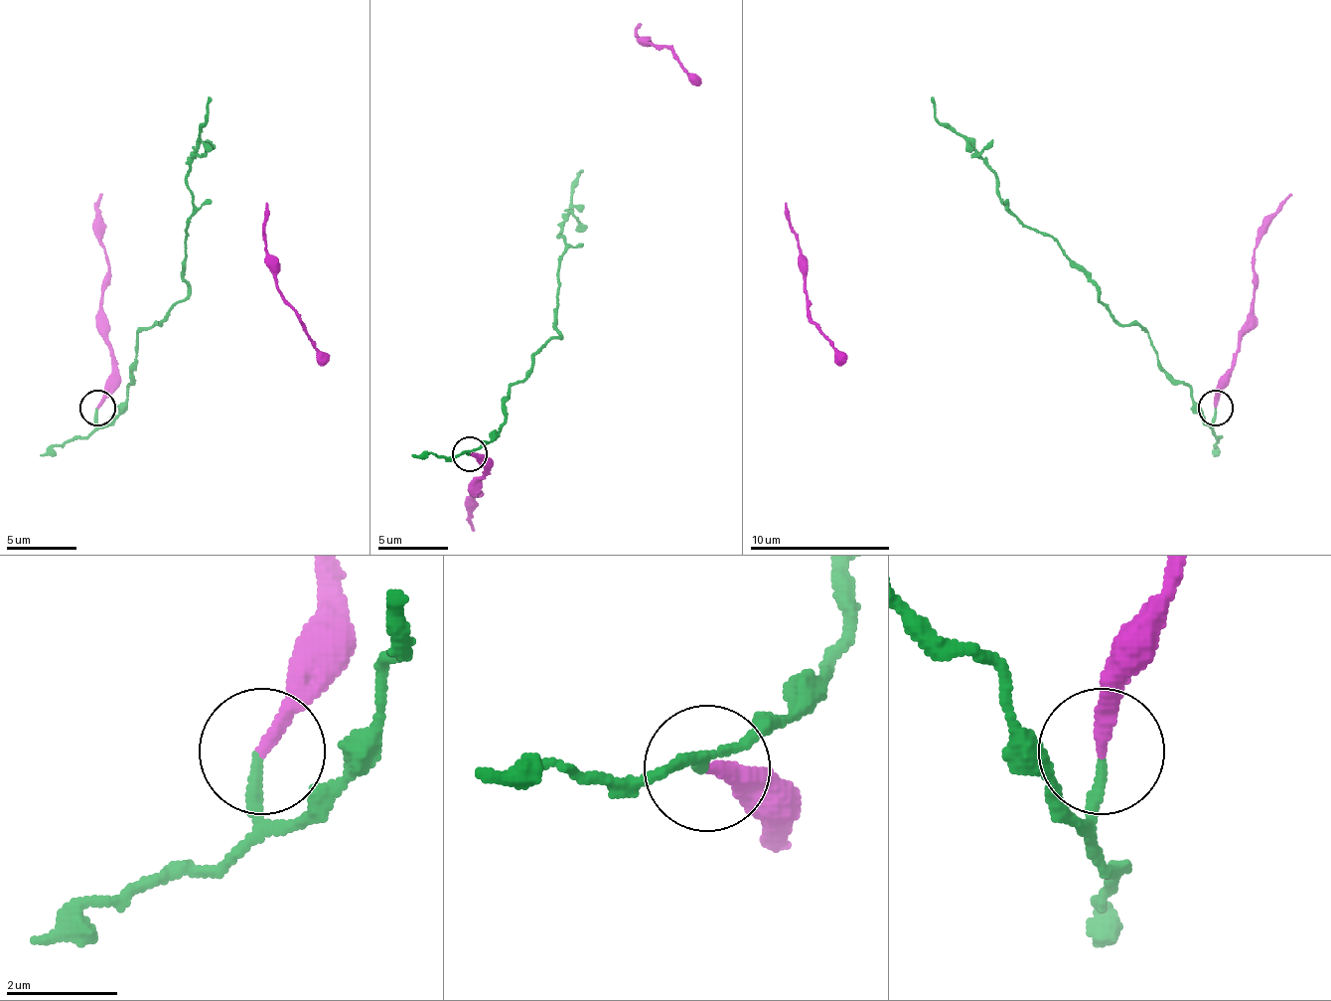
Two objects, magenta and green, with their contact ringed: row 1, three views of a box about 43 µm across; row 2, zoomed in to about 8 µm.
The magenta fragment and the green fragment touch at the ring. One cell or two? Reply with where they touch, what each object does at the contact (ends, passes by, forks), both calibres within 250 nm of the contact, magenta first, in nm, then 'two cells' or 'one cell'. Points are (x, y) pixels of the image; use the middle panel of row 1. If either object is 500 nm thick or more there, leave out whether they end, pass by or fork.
place (470, 454); magenta ends; green ends; calibres 240 and 180 nm; two cells

